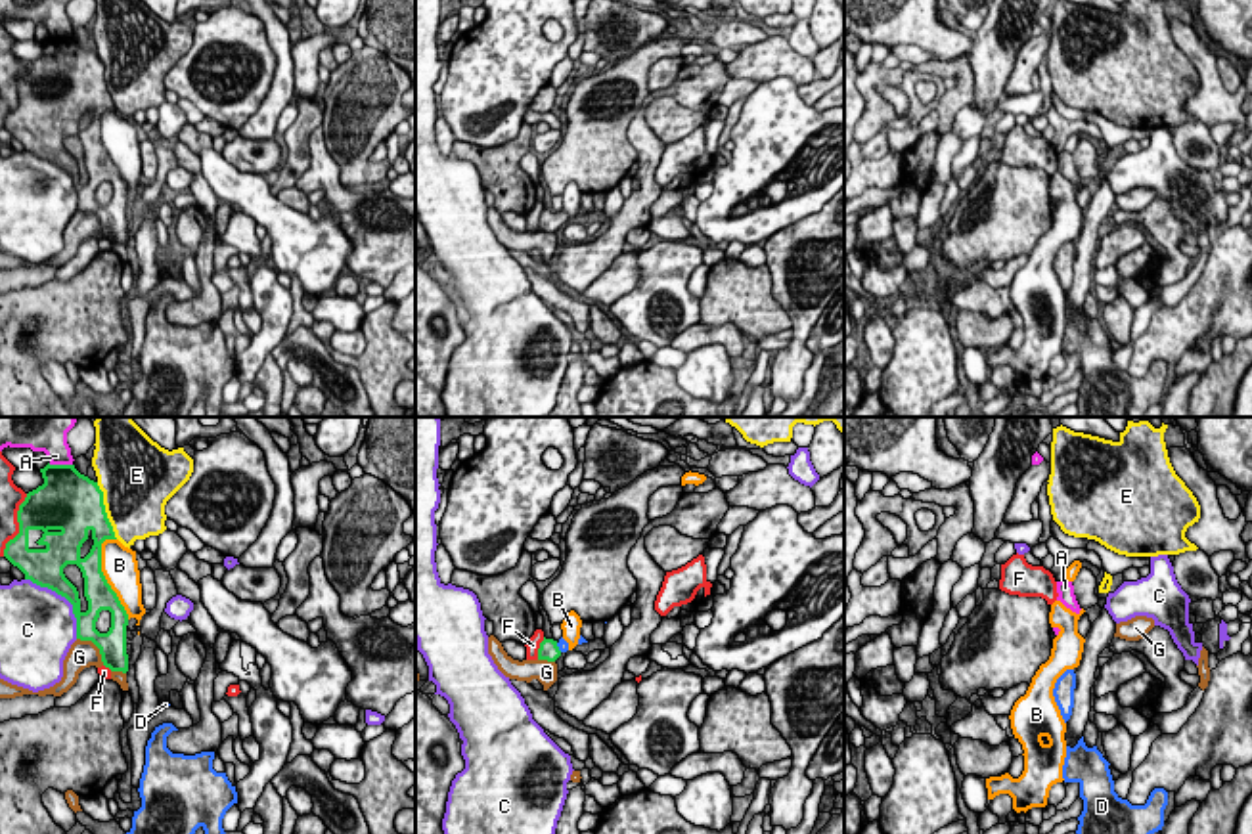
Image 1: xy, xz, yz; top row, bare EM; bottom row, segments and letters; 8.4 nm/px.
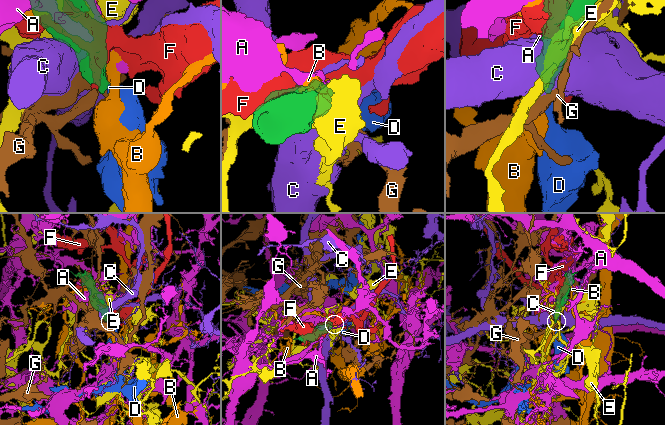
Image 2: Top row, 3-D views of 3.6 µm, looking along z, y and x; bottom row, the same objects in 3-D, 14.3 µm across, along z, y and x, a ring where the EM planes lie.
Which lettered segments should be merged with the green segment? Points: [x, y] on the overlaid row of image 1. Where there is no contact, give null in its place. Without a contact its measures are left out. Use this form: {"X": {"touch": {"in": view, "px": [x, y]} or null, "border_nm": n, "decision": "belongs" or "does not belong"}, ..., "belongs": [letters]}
{"A": {"touch": {"in": "xy", "px": [60, 465]}, "border_nm": 200, "decision": "does not belong"}, "B": {"touch": {"in": "xy", "px": [104, 578]}, "border_nm": 700, "decision": "does not belong"}, "C": {"touch": {"in": "xy", "px": [66, 597]}, "border_nm": 650, "decision": "does not belong"}, "D": {"touch": {"in": "xz", "px": [558, 647]}, "border_nm": 100, "decision": "belongs"}, "E": {"touch": {"in": "xy", "px": [104, 511]}, "border_nm": 500, "decision": "does not belong"}, "F": {"touch": {"in": "xz", "px": [538, 649]}, "border_nm": 200, "decision": "does not belong"}, "G": {"touch": {"in": "xy", "px": [96, 645]}, "border_nm": 340, "decision": "does not belong"}, "belongs": ["D"]}

